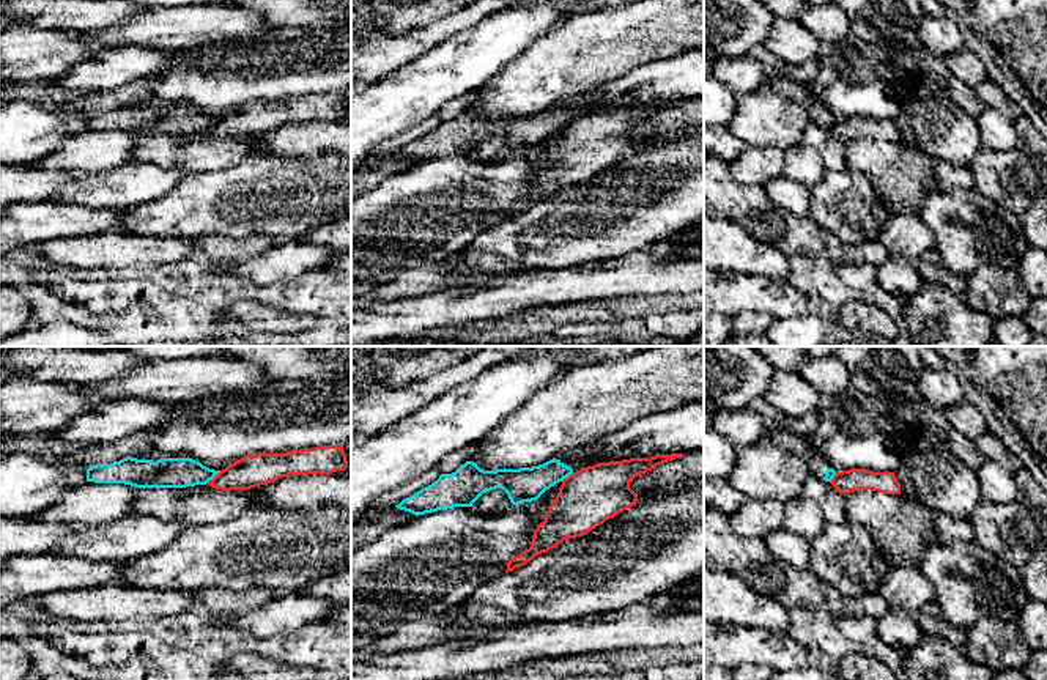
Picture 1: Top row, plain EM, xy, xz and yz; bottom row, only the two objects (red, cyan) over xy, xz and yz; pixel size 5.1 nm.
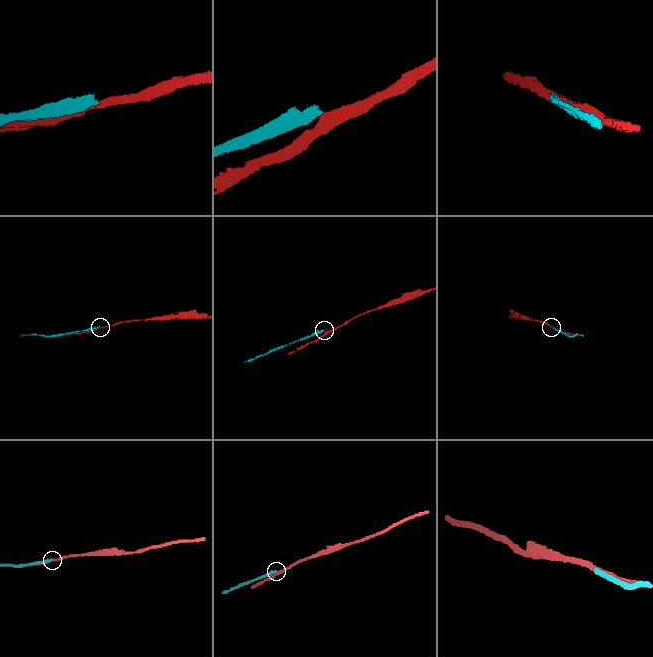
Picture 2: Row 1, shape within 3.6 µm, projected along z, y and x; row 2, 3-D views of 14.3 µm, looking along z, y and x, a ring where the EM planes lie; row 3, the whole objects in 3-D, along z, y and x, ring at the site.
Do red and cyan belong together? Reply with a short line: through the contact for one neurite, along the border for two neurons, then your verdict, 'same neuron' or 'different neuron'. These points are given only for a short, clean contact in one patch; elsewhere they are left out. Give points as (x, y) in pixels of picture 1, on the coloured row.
xy (221, 471), (207, 482) | different neuron

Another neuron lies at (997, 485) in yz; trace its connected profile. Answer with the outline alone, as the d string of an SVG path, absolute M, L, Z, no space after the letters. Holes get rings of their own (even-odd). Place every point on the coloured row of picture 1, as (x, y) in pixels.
M987 458L978 469L979 490L982 499L990 502L1019 501L1017 482L1014 474L1006 471L995 460Z

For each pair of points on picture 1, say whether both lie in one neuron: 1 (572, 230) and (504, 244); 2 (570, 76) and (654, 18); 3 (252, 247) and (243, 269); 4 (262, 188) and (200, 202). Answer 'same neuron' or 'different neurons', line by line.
1: same neuron
2: same neuron
3: different neurons
4: same neuron

